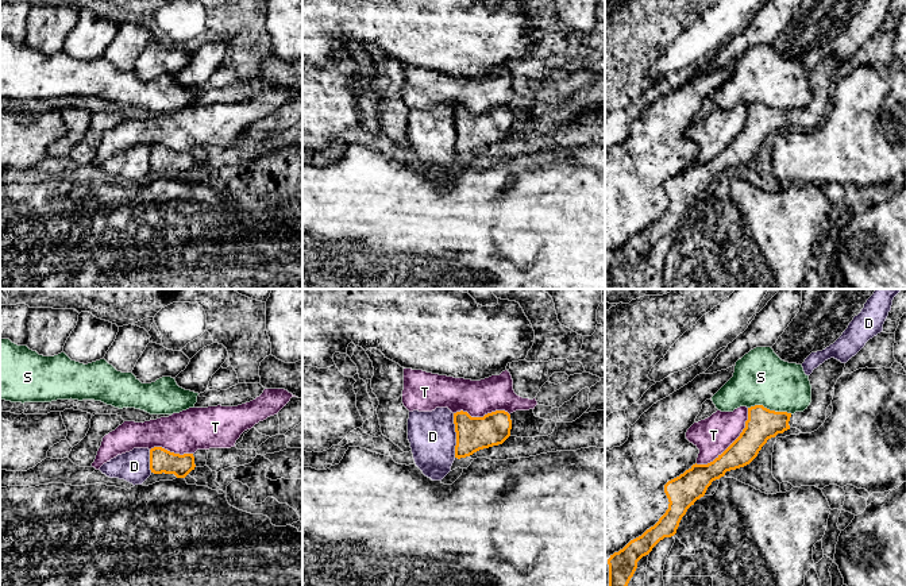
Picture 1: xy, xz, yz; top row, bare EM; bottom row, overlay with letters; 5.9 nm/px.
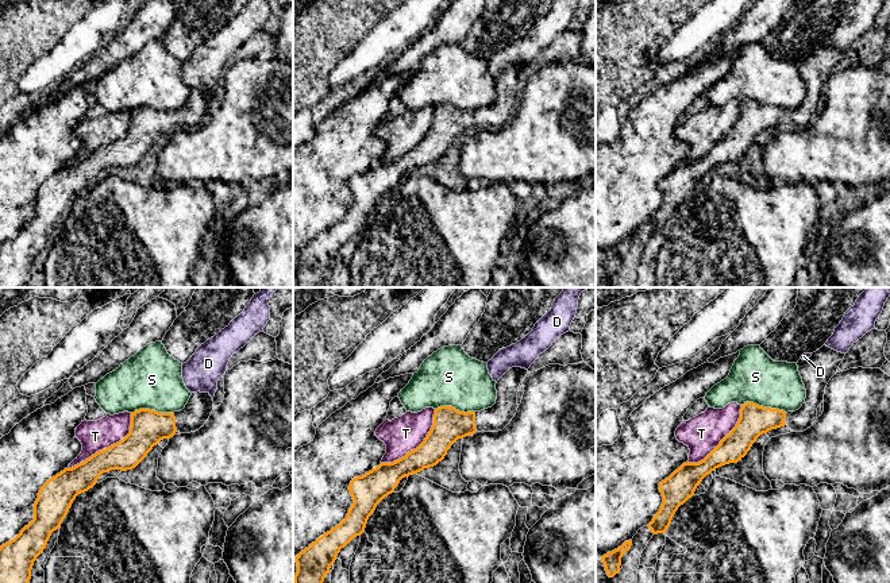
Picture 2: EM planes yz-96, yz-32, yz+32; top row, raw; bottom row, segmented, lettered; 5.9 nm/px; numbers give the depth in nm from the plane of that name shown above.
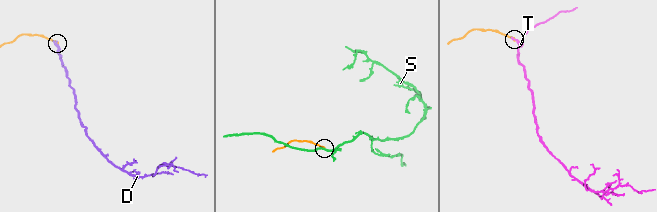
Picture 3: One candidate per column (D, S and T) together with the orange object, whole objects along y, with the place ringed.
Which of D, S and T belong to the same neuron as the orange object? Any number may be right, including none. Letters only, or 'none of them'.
none of them

